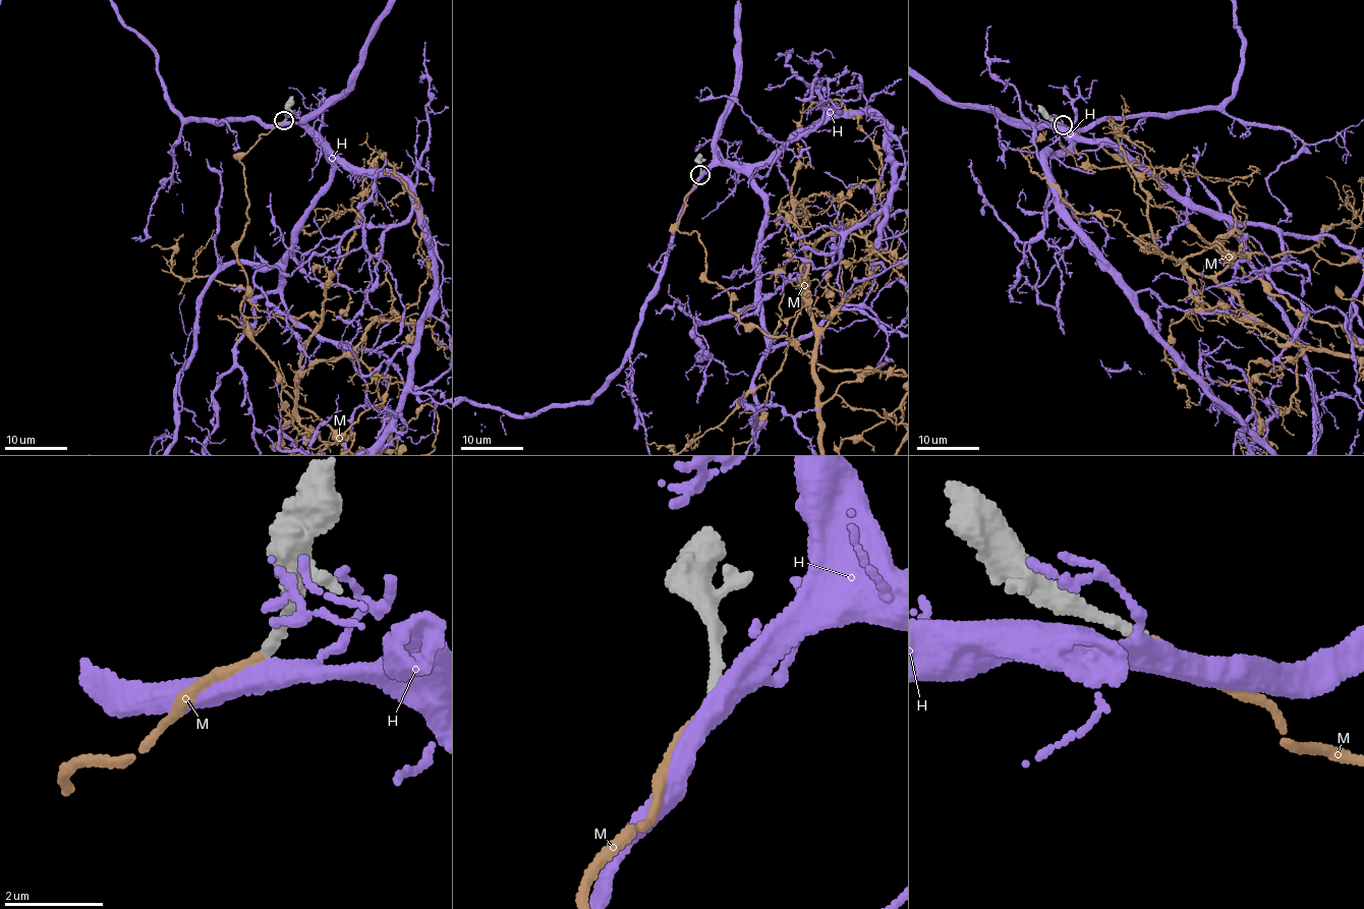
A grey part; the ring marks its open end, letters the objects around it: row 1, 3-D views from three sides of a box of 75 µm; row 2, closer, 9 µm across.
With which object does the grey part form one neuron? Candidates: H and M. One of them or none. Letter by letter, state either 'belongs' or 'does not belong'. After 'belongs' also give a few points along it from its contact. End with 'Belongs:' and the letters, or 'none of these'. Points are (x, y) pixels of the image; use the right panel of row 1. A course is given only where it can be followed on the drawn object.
H: does not belong
M: belongs
Belongs: M

